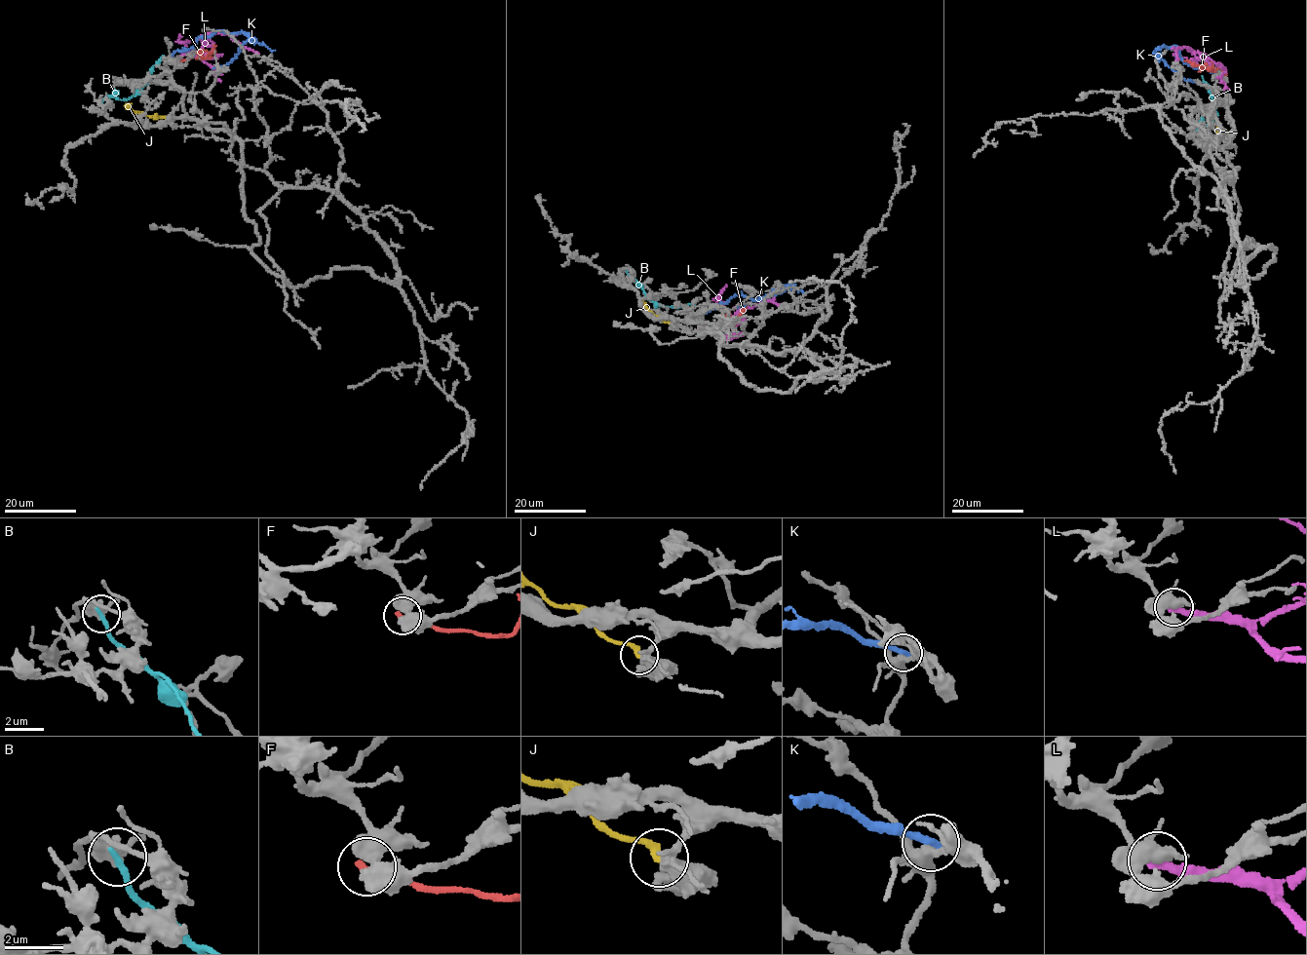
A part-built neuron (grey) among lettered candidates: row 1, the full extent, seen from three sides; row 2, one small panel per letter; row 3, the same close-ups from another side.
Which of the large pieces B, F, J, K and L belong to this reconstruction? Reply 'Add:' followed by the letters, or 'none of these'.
Add: none of these

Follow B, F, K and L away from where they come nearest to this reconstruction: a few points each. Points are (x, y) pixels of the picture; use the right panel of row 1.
B: (1191, 134), (1199, 126), (1210, 125), (1213, 117), (1211, 93), (1202, 76)
F: (1224, 76), (1221, 69), (1212, 71), (1184, 59)
K: (1217, 73), (1189, 65), (1174, 45), (1162, 46), (1155, 52), (1185, 80), (1195, 82)
L: (1221, 72), (1218, 63), (1184, 46), (1175, 53), (1176, 62)

